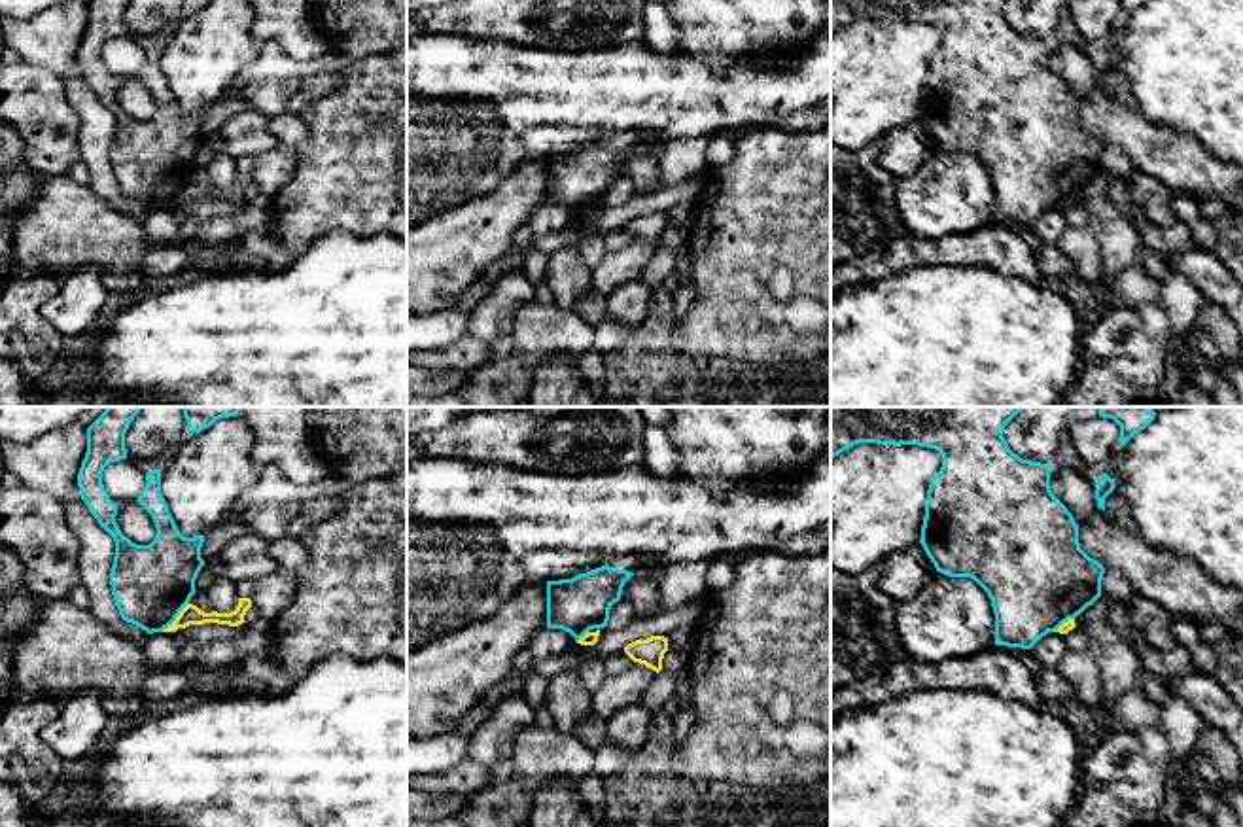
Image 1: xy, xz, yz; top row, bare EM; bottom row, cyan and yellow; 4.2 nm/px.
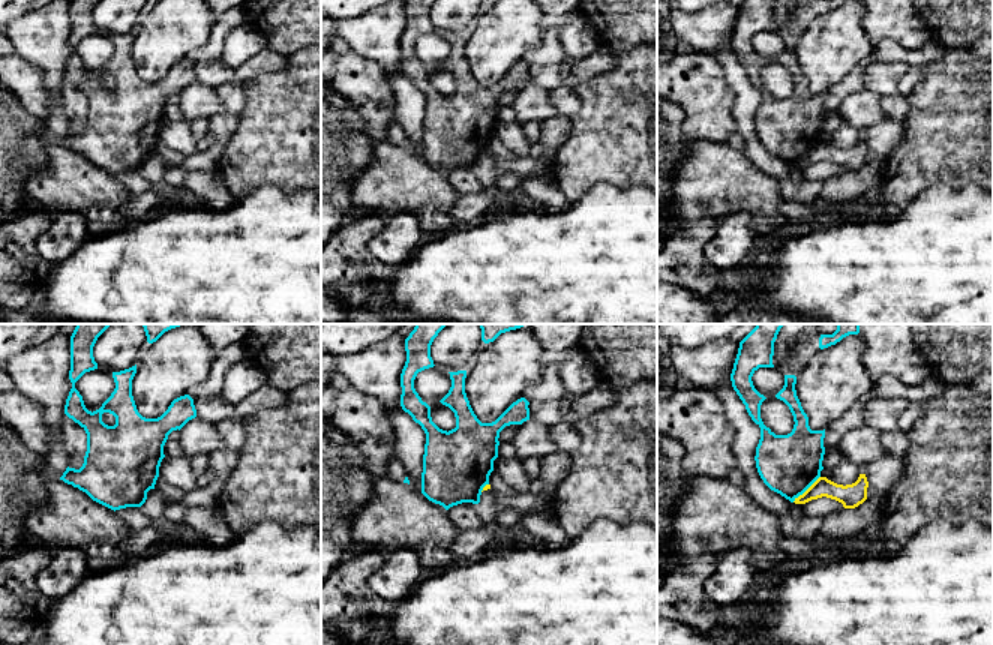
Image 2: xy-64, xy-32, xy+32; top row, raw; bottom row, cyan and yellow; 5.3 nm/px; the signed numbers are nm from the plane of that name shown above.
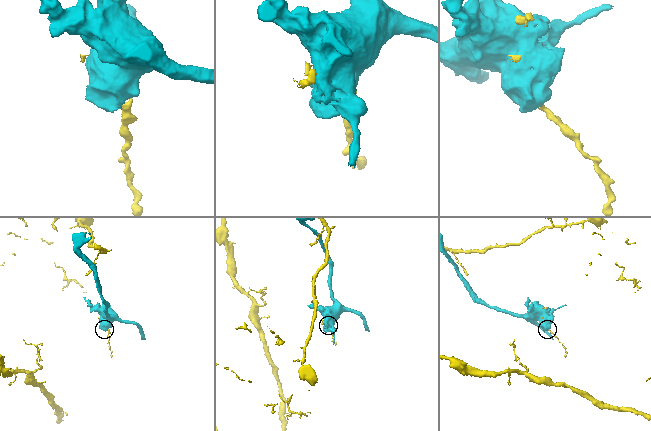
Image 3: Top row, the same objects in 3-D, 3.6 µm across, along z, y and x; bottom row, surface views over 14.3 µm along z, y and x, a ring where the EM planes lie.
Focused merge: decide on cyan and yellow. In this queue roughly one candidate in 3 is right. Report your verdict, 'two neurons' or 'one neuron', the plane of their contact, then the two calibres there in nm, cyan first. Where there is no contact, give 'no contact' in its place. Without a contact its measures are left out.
two neurons; contact in xy; calibres 340 and 80 nm

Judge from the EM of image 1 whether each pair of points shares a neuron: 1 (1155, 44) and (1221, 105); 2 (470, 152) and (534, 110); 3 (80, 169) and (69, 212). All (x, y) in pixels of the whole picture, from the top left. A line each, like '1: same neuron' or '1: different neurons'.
1: same neuron
2: same neuron
3: different neurons

